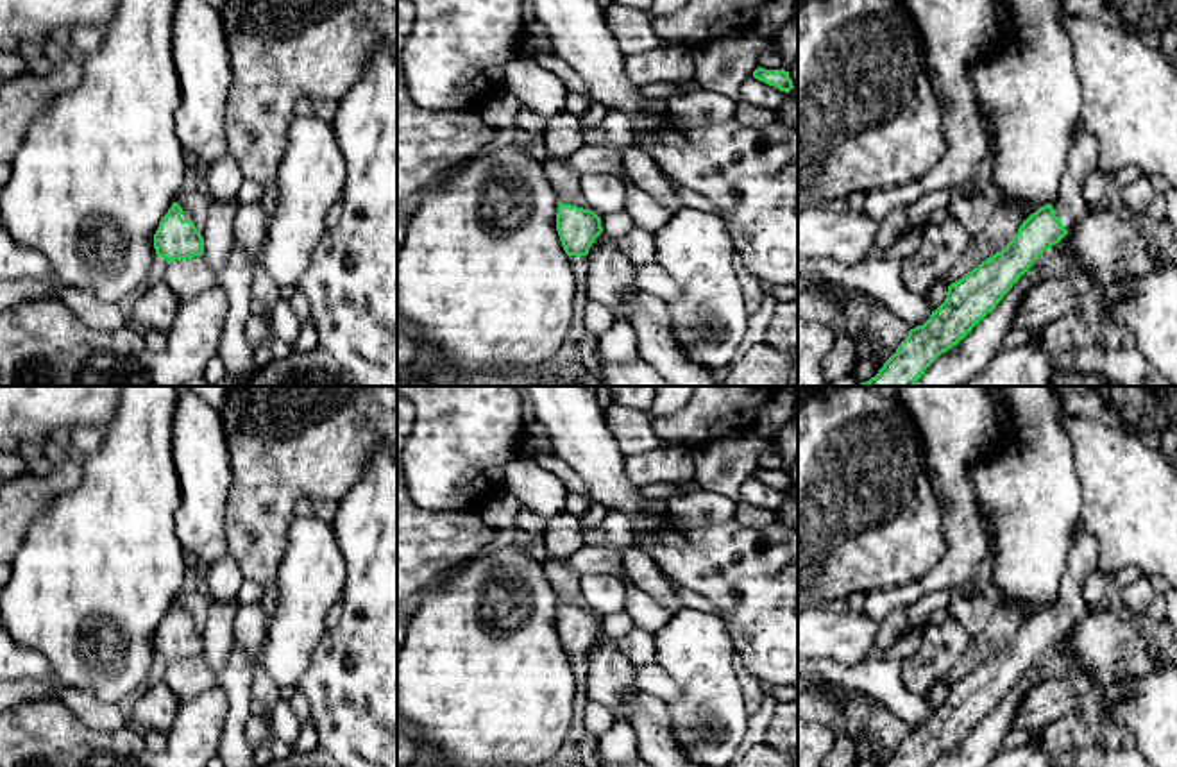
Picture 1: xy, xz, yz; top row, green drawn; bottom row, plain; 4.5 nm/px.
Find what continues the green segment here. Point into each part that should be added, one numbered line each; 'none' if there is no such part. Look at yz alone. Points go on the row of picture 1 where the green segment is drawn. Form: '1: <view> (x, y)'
1: yz (1083, 158)

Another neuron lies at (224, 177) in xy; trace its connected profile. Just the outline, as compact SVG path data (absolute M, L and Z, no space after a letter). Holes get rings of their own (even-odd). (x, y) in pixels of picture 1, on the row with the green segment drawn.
M229 152L220 161L211 163L204 177L211 204L236 200L238 190L245 181L238 163Z

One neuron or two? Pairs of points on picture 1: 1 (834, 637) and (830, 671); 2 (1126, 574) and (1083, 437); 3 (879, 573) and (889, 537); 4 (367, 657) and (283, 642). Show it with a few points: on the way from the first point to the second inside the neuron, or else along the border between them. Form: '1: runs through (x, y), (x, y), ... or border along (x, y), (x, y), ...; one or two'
1: border along (816, 657), (843, 664), (866, 658); two
2: border along (1113, 573), (1124, 567), (1138, 567), (1145, 573); two
3: runs through (879, 564), (880, 546); one
4: border along (328, 628), (296, 685); two

